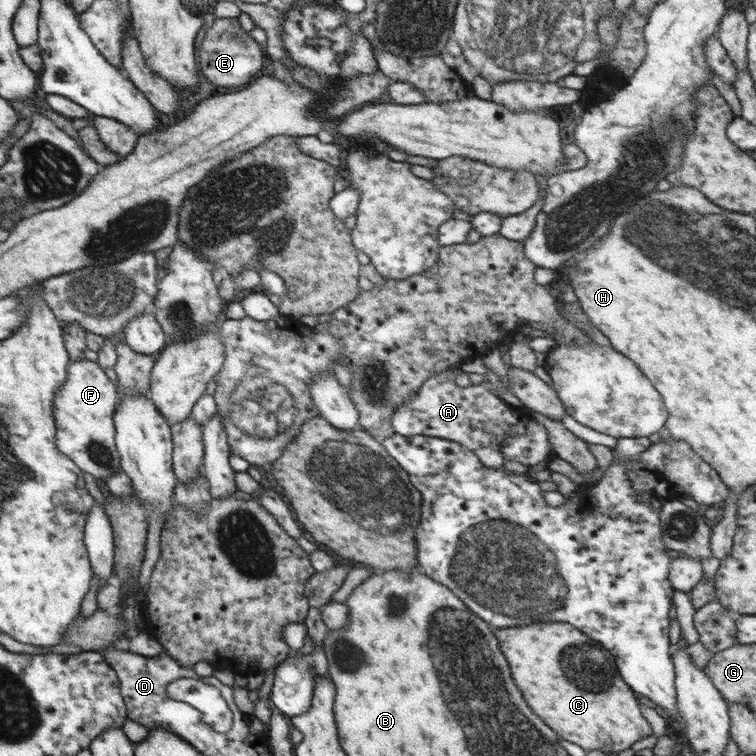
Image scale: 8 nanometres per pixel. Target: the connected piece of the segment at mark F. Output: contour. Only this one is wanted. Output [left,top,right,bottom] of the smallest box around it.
[52,358,123,480]

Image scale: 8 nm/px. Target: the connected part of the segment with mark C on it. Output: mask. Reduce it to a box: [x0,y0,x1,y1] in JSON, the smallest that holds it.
[493,622,652,755]

